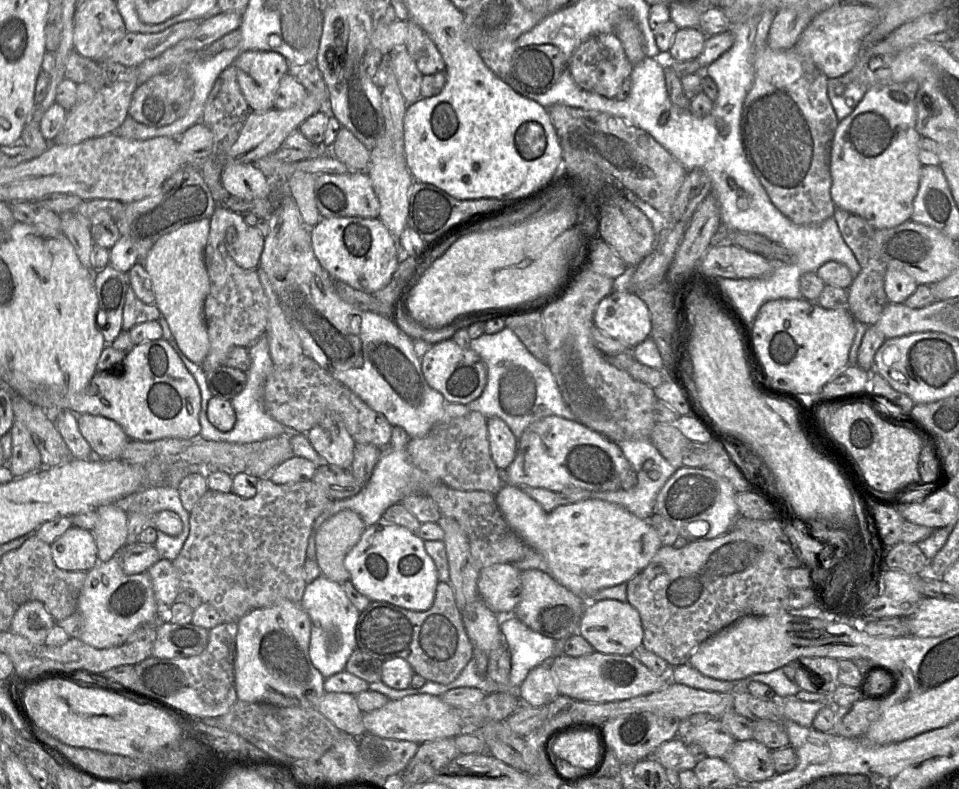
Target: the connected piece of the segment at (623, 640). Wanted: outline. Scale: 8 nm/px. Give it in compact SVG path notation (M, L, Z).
M608 599L588 602L580 620L578 634L599 653L631 655L642 646L643 628L639 613L627 601Z

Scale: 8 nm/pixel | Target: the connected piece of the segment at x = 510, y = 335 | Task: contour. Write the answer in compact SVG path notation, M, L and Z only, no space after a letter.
M504 327L494 334L484 333L471 339L468 348L482 359L487 369L486 385L478 398L467 404L468 408L485 417L502 419L517 440L528 425L546 416L577 421L563 400L548 365L532 355L511 329Z

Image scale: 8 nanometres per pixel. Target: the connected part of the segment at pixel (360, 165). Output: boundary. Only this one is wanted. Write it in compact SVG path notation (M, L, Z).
M341 127L339 130L332 145L332 153L350 171L367 172L370 162L370 150L345 127Z

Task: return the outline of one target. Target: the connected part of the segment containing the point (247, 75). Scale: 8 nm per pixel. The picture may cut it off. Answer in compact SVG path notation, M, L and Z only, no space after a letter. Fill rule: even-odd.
M250 50L239 55L233 65L251 111L264 112L274 108L279 83L289 70L286 58L276 52Z

